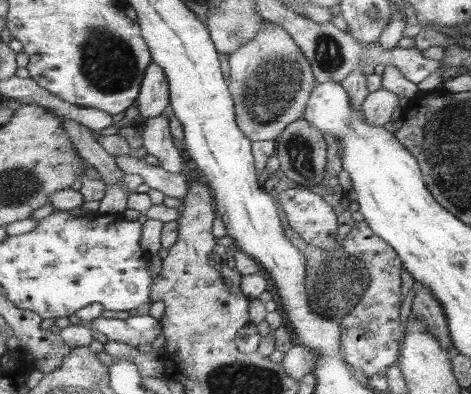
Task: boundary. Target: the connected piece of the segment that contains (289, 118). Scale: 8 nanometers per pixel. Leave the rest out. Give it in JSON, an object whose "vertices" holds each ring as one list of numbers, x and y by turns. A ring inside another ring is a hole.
{"vertices":[[269,22,253,41,231,55,229,62,236,118,251,141,277,140,292,122,304,118,311,93,319,83,311,61,283,26]]}

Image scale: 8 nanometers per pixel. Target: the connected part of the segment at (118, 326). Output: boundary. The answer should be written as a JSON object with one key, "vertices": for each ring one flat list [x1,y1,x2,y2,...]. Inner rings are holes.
{"vertices":[[126,315,117,319,99,317,91,322,91,328,103,333,109,340,131,346,150,344,164,334,160,319,150,315]]}

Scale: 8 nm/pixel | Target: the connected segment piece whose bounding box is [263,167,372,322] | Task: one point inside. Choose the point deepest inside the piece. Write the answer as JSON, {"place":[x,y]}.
{"place":[336,280]}

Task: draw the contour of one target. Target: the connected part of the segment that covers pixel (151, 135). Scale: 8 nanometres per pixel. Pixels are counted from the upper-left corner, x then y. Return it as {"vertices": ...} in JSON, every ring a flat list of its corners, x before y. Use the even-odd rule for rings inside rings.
{"vertices":[[166,111,162,116,150,118,141,126,144,148,148,155,155,156,160,160,160,166,173,174,184,173,183,154,175,146,175,140,171,128,169,128,169,119,166,117]]}

